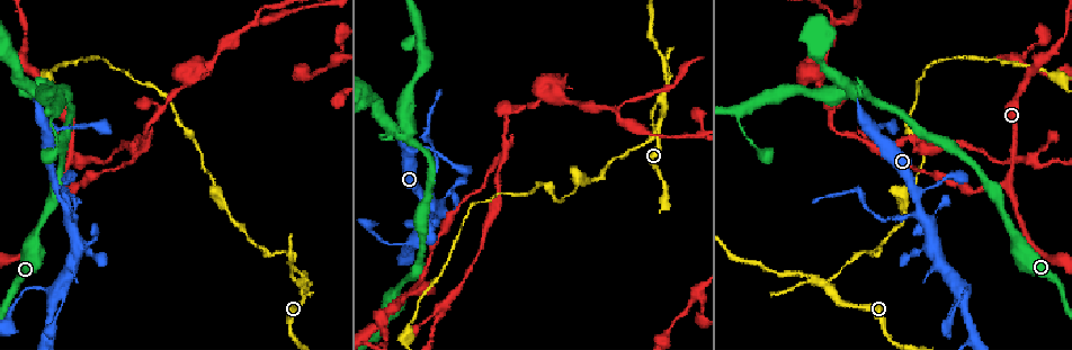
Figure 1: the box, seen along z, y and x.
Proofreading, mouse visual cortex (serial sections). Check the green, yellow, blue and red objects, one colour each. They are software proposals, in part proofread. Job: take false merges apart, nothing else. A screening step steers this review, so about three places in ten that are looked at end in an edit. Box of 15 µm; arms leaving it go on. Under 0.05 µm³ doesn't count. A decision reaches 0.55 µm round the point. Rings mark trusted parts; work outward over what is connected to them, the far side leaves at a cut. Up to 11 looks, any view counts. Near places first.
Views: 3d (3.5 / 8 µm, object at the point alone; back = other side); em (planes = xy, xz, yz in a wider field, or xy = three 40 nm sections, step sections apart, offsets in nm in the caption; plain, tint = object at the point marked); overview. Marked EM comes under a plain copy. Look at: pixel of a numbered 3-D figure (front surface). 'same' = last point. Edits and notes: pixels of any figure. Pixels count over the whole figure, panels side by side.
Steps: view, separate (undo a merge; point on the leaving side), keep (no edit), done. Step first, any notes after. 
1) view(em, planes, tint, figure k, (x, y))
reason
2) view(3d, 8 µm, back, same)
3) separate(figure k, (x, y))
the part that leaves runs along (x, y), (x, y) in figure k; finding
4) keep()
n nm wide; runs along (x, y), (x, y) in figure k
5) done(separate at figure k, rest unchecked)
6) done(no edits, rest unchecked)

view(3d, 3.5 µm, figure 1, (75, 220))

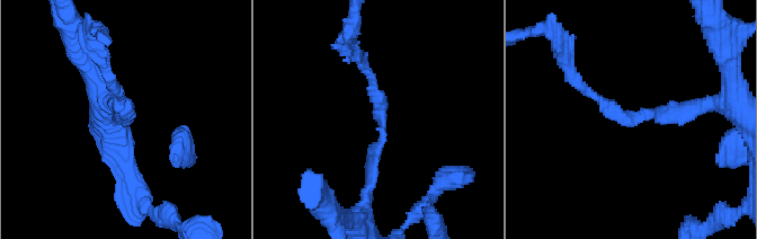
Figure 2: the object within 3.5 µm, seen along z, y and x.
view(em, xy, step 5, tint, figure 2, (381, 133))
arms of 150, 200 nm

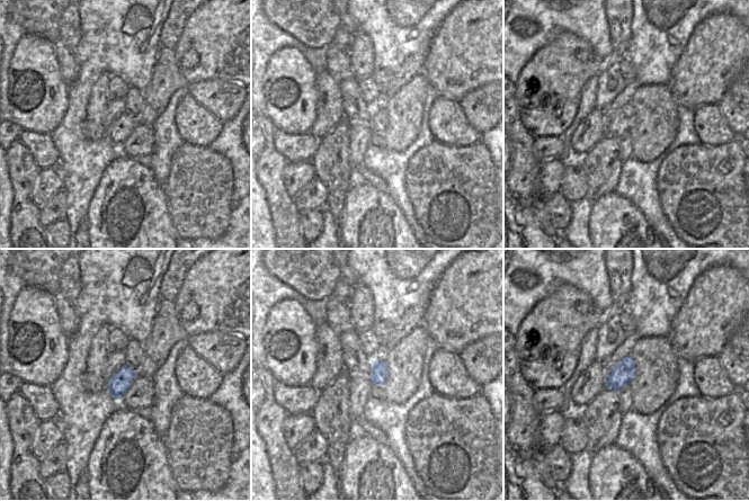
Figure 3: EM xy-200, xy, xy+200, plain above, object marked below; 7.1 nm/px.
keep()
runs along (717, 104), (624, 117), (584, 86) in figure 2; all the same cell

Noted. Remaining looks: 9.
view(3d, 3.5 µm, figure 1, (51, 297))
four arms meet

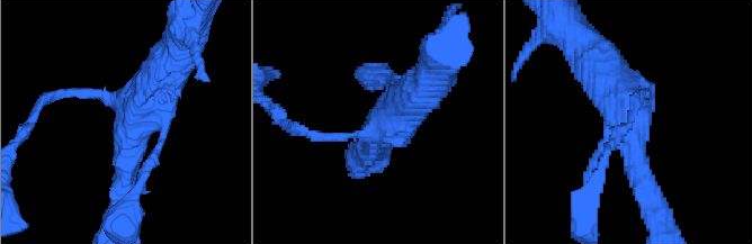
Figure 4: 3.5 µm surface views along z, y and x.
view(em, xy, step 2, tint, figure 4, (135, 123))
4 arms; arms of 100, 150, 350, 600 nm

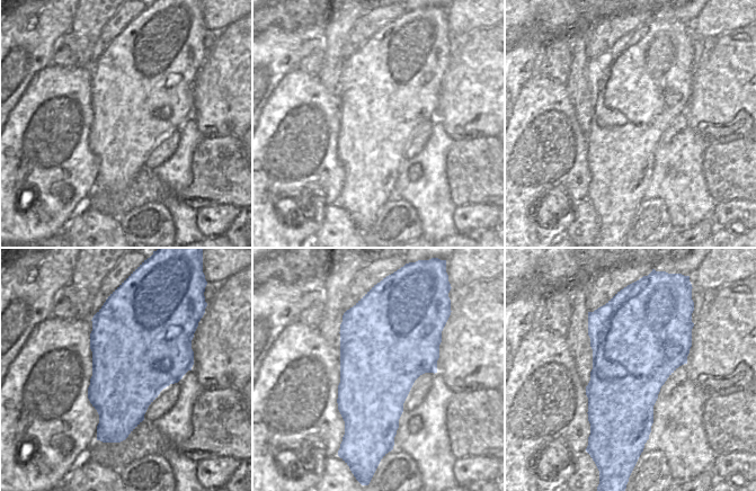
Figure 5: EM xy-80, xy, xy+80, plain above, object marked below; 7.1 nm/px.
keep()
runs along (178, 51), (136, 102), (126, 175) in figure 4; continuous, no second cell

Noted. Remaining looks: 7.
view(3d, 8 µm, figure 1, (1006, 184))
side arm on a straight run

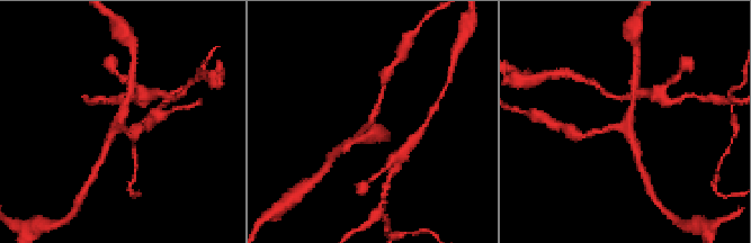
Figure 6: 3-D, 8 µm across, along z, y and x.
view(3d, 3.5 µm, back, figure 6, (629, 127))
closer look

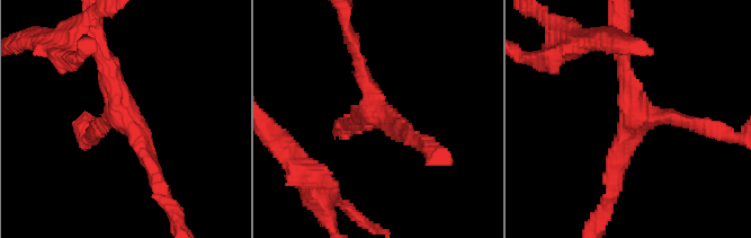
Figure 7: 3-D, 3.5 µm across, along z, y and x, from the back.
view(em, xy, step 1, tint, figure 7, (637, 115))
3 arms; arms of 200, 200, 250 nm

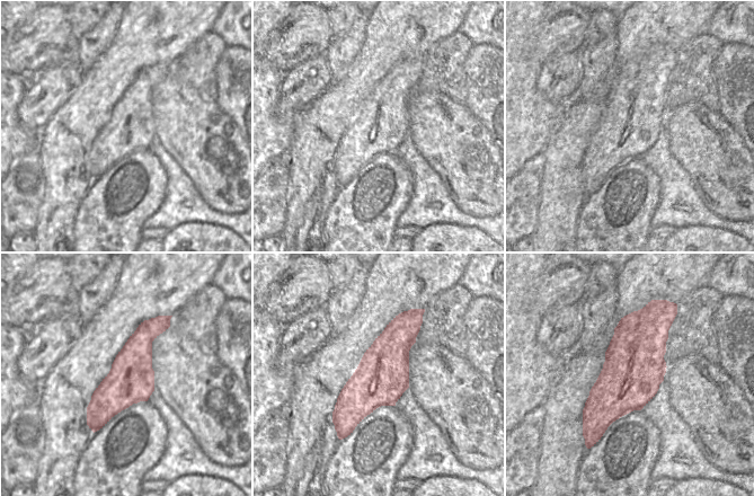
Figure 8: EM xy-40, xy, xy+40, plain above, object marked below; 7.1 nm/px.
keep()
380 nm wide; runs along (416, 315), (340, 435) in figure 8; one cell here

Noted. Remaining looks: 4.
view(3d, 3.5 µm, figure 1, (498, 157))
abrupt turn

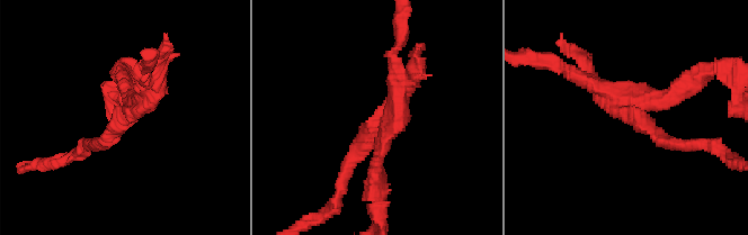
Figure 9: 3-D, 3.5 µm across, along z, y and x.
view(em, planes, tint, figure 9, (634, 113))
need the tissue

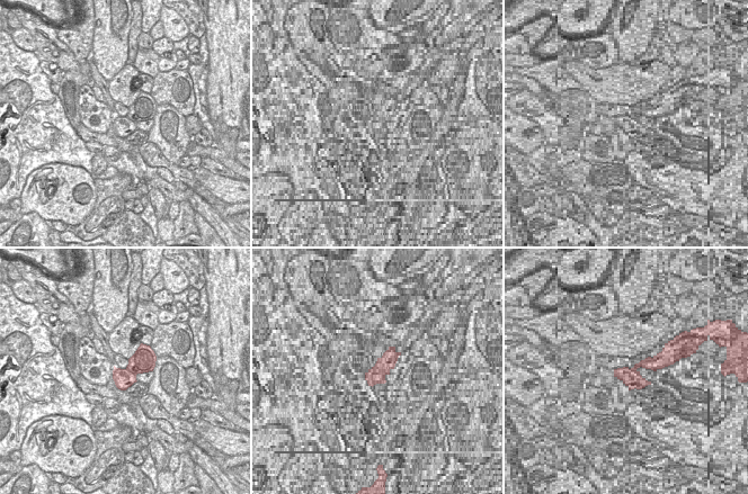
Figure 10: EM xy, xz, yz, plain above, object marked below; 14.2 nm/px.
view(em, xy, step 2, tint, same)
another direction

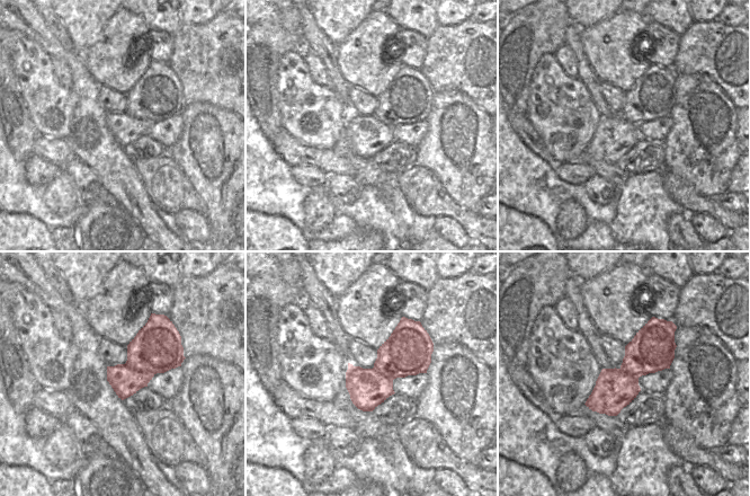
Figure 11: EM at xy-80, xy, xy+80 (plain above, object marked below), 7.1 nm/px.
separate(figure 9, (125, 82))
a second cell is stuck on

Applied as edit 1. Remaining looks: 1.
done(separate at figure 9, rest unchecked)

